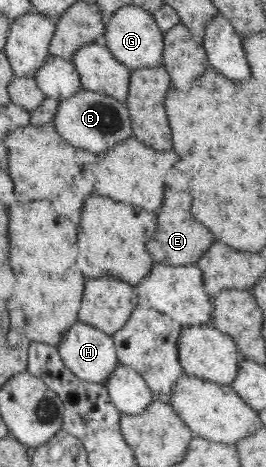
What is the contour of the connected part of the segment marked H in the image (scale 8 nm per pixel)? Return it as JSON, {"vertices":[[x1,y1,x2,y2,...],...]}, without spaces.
{"vertices":[[80,320,61,334,57,344,57,354,60,355,64,366,68,367,76,377,102,385,105,385,105,380,120,363,116,356,116,347,113,346,112,335]]}

